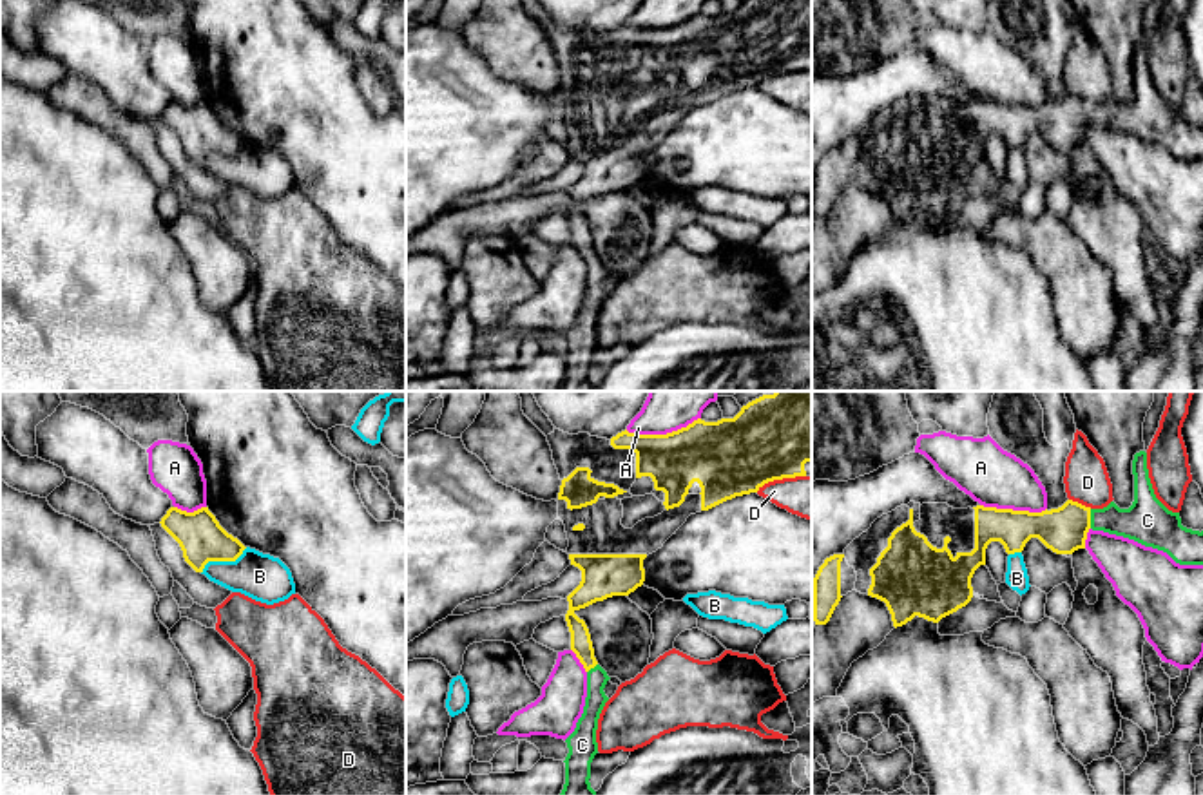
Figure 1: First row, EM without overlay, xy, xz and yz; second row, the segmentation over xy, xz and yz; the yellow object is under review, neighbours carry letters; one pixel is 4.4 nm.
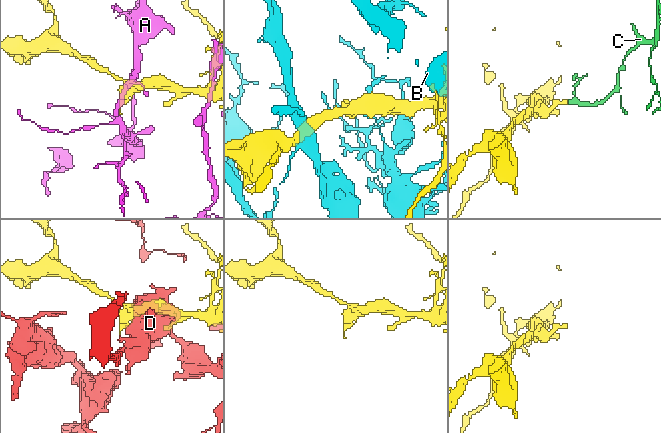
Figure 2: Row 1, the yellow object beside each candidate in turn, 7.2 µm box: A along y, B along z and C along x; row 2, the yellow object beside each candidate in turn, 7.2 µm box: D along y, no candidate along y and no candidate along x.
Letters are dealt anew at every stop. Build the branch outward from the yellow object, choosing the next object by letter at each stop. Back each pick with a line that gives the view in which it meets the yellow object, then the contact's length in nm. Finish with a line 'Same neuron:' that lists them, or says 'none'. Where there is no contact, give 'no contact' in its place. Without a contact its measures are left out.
C: contact in yz; length 90 nm
Same neuron: C

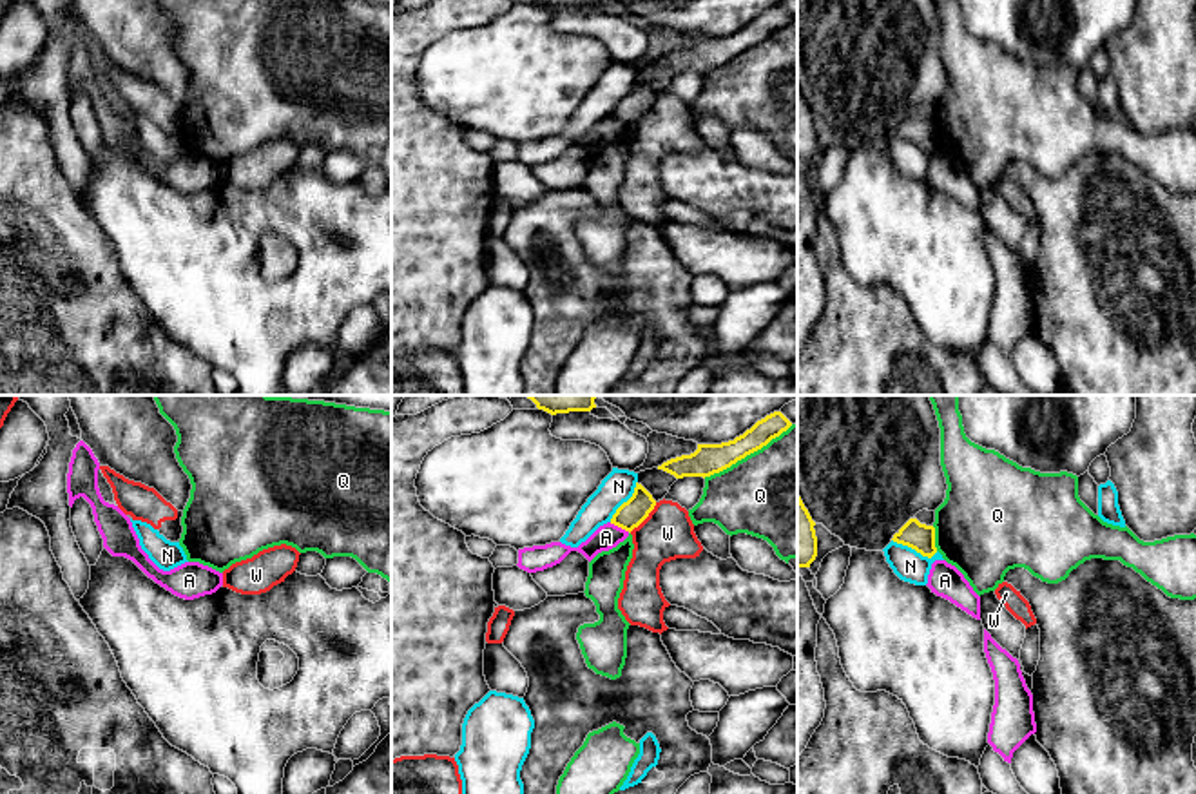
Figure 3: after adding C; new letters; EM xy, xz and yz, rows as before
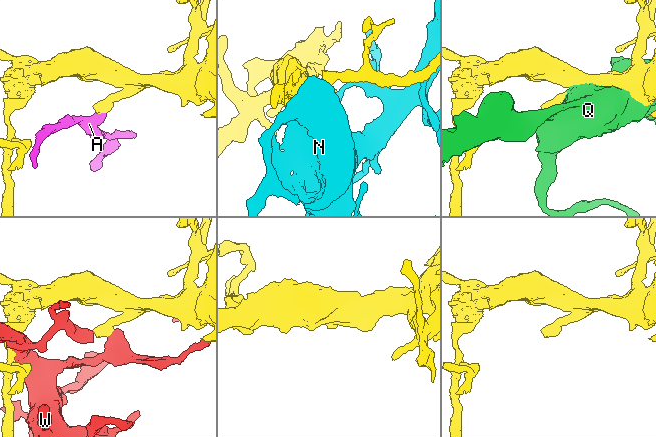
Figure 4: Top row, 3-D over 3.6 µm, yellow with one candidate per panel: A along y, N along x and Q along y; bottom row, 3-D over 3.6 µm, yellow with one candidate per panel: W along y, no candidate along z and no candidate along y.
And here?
Same neuron: none

